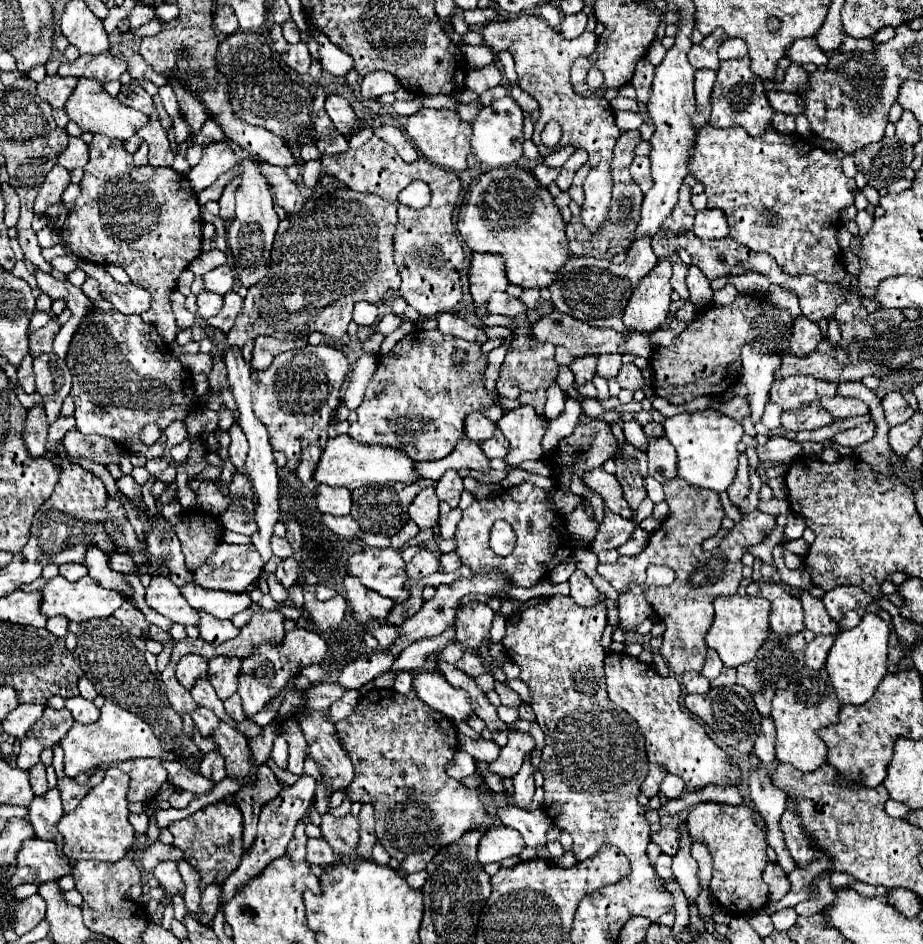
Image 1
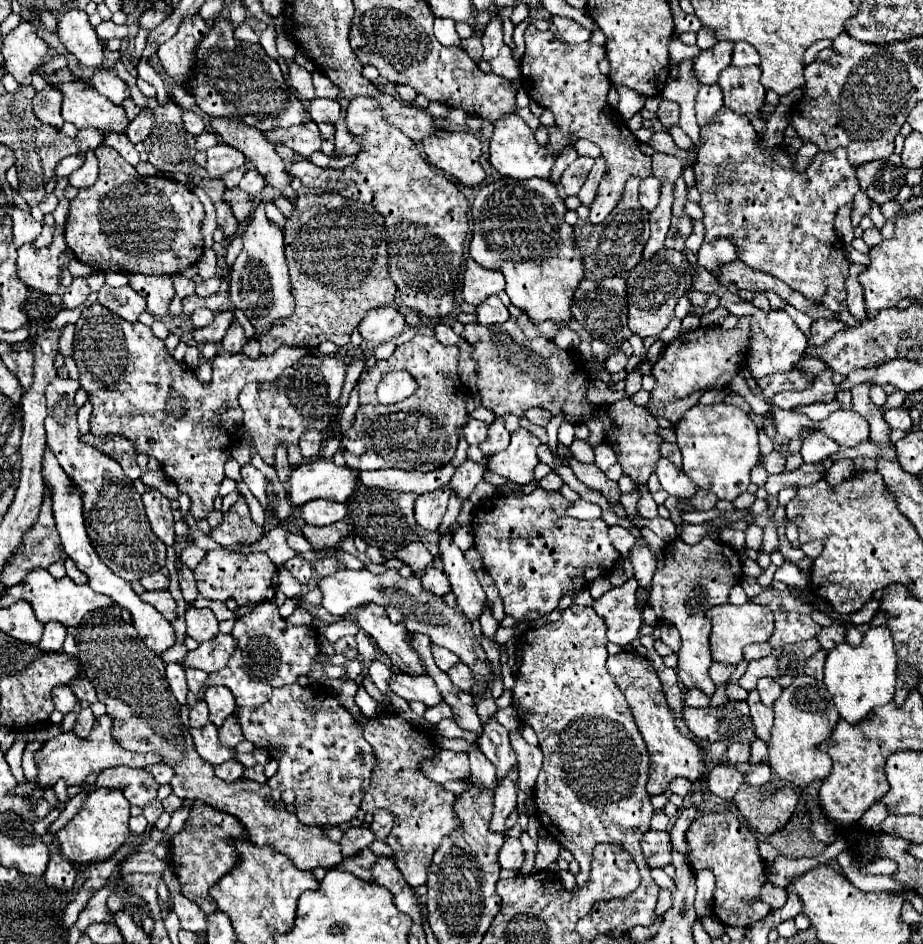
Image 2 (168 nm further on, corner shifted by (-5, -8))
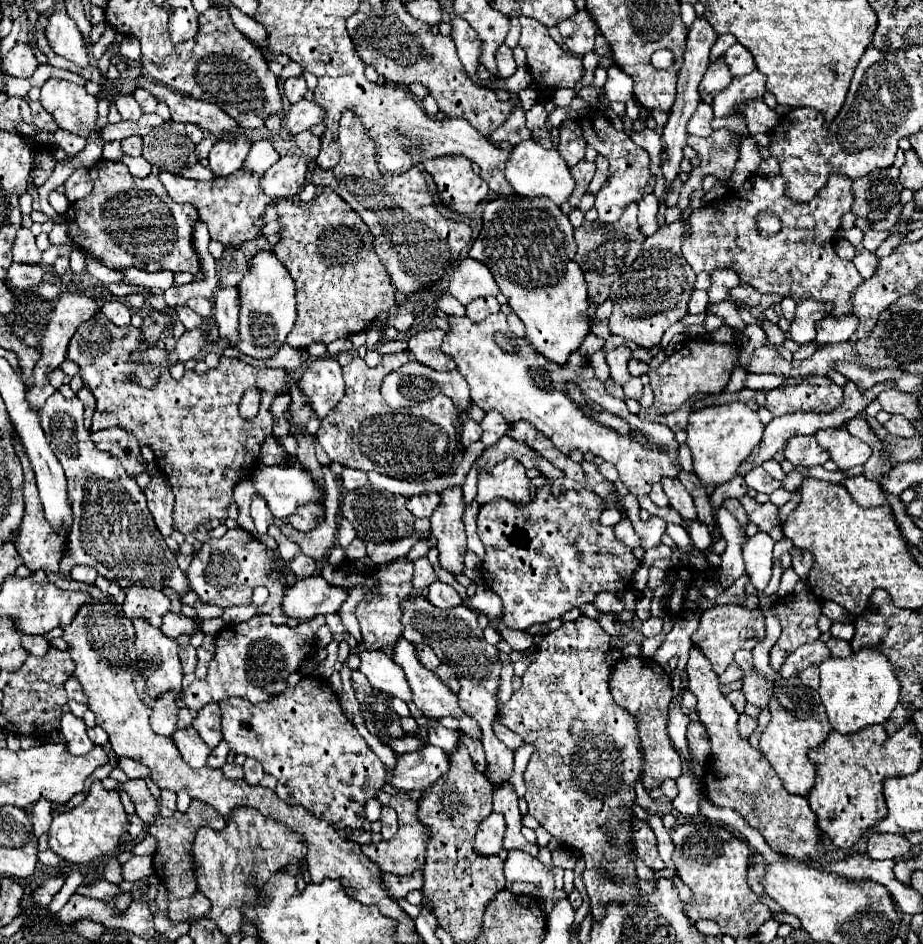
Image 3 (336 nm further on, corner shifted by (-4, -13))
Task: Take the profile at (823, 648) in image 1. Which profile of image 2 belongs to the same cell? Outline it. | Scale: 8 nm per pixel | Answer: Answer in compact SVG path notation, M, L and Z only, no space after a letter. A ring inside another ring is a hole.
M820 650L816 652L808 662L806 662L806 668L804 672L816 680L822 680L822 672L824 672L824 660L826 660L826 652Z

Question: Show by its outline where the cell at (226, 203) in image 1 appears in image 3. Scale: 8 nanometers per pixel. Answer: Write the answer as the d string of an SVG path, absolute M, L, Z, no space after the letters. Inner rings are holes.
M281 157L261 175L261 191L269 197L293 197L307 181L309 161L305 157Z

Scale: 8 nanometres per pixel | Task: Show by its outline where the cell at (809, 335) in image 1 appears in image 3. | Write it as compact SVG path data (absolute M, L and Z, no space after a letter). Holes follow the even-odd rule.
M825 317L821 321L817 321L817 343L819 345L827 345L827 343L841 343L847 341L855 329L857 329L857 317L841 317L841 319L833 319L833 317Z

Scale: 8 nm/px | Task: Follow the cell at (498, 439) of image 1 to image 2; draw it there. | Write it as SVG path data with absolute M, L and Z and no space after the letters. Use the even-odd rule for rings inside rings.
M496 416L488 428L488 438L480 442L480 450L484 454L496 454L500 450L506 450L508 442L510 442L510 432L504 428L504 420Z

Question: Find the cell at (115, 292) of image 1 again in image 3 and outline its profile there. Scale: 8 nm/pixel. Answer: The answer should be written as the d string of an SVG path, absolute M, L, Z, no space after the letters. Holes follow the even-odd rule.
M105 301L105 305L101 307L101 313L107 315L107 319L113 321L115 325L119 325L119 327L129 325L131 323L131 315L133 315L133 311L127 305L119 303L119 301Z

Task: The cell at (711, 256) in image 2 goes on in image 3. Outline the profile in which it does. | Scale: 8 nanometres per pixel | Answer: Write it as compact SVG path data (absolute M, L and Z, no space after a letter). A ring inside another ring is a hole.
M715 269L711 271L711 289L709 289L709 301L719 303L729 295L729 289L739 285L739 275L733 269Z

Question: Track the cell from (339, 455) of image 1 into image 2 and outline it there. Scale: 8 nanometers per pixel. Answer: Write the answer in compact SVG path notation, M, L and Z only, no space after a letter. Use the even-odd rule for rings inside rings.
M316 458L302 462L290 470L286 492L292 506L302 506L316 498L346 502L356 486L356 470L348 466L336 466L332 460L326 458Z

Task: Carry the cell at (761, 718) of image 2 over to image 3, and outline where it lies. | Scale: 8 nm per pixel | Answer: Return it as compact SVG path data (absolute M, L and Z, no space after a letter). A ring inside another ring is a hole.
M751 671L749 675L743 677L743 693L751 705L767 709L769 699L773 695L773 685L767 685L767 681L761 681L761 677L755 671Z

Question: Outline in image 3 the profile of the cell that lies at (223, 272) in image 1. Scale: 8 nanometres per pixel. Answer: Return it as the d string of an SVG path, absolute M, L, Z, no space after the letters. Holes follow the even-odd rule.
M193 297L191 301L187 301L187 305L189 305L195 313L199 313L201 317L209 317L209 313L211 313L211 309L213 309L211 299L205 299L205 297Z

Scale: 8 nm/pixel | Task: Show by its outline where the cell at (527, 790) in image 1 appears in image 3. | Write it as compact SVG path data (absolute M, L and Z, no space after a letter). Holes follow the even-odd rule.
M493 723L493 731L495 731L495 735L497 735L511 751L517 751L517 749L523 745L523 739L521 739L517 733L513 733L511 729L507 729L505 725L501 725L501 723Z

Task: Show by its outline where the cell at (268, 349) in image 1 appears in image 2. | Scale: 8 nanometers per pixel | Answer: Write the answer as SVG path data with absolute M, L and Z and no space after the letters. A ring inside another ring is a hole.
M100 304L84 308L80 320L76 322L74 334L74 362L78 366L80 384L82 388L86 388L94 406L90 432L96 436L126 436L128 440L132 440L138 454L154 456L160 462L162 470L176 482L178 490L190 496L190 514L194 516L194 520L208 518L208 514L212 512L212 502L218 496L218 488L224 480L224 464L230 458L226 452L238 440L238 426L242 424L242 412L238 406L240 390L248 382L276 384L284 368L296 364L304 354L308 354L308 350L296 346L280 346L272 356L262 356L258 360L250 360L246 354L220 352L216 356L216 362L212 362L210 384L200 384L194 370L188 368L184 362L176 362L168 354L164 342L158 340L148 326L140 322L130 324Z

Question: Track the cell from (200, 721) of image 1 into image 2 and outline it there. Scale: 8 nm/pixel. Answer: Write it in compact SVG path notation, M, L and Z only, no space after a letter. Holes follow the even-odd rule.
M196 702L196 706L190 710L190 726L192 728L200 728L200 726L206 726L210 720L208 720L208 708L202 702Z

